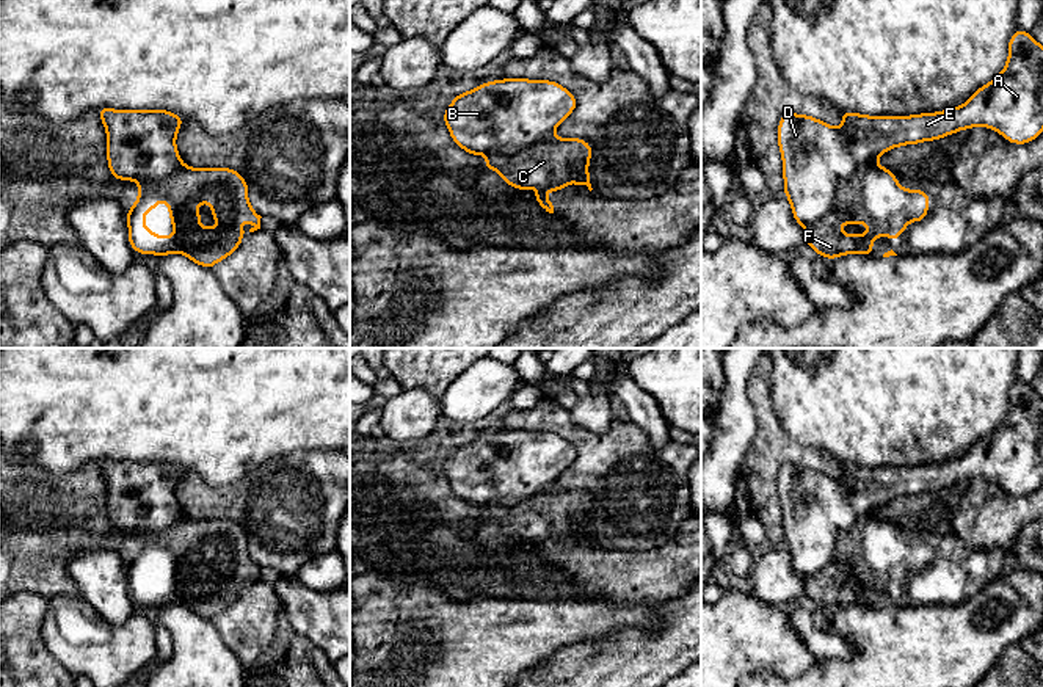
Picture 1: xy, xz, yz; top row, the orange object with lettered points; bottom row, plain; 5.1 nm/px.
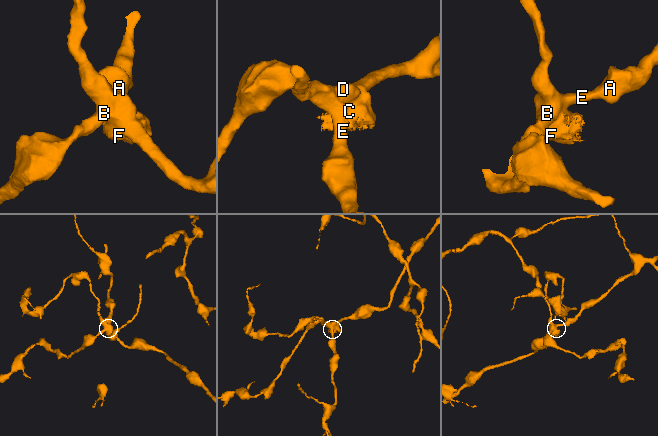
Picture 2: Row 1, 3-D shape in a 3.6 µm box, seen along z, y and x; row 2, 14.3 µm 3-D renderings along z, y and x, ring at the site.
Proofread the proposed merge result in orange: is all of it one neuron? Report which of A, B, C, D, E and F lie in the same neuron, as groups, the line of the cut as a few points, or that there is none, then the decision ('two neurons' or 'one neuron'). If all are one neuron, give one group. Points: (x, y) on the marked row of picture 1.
A B D E / C F; cut in yz along (874, 160), (861, 165), (838, 189), (832, 207), (806, 228); two neurons

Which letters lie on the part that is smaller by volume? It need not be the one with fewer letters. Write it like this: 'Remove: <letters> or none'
Remove: C, F

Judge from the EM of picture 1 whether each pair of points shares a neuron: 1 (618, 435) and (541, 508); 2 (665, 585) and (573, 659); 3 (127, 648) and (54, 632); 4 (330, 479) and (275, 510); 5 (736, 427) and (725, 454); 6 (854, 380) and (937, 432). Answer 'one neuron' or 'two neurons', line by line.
1: two neurons
2: two neurons
3: one neuron
4: one neuron
5: one neuron
6: one neuron

